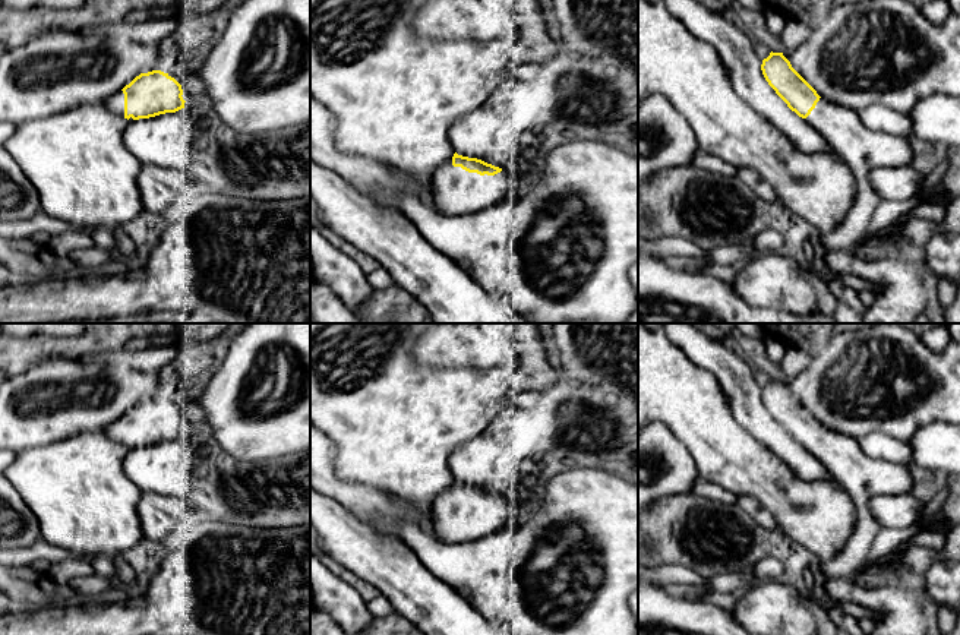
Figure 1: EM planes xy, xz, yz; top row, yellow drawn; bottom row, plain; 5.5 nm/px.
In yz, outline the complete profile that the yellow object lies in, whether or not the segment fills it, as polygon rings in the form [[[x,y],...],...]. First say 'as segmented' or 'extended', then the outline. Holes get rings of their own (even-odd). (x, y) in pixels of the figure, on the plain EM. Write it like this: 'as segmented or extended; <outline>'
extended; [[[771,379],[761,398],[776,421],[825,465],[856,506],[858,519],[850,538],[833,559],[820,563],[828,578],[850,578],[868,559],[877,533],[868,502],[882,495],[909,495],[913,487],[909,467],[871,458],[859,440],[821,426],[783,380]]]

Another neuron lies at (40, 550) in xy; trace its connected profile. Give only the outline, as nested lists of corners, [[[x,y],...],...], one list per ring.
[[[40,538],[29,547],[16,550],[0,550],[0,565],[7,566],[31,566],[37,560],[47,560],[48,563],[59,563],[69,559],[80,559],[92,562],[94,556],[78,556],[60,547],[56,547],[45,540]]]

